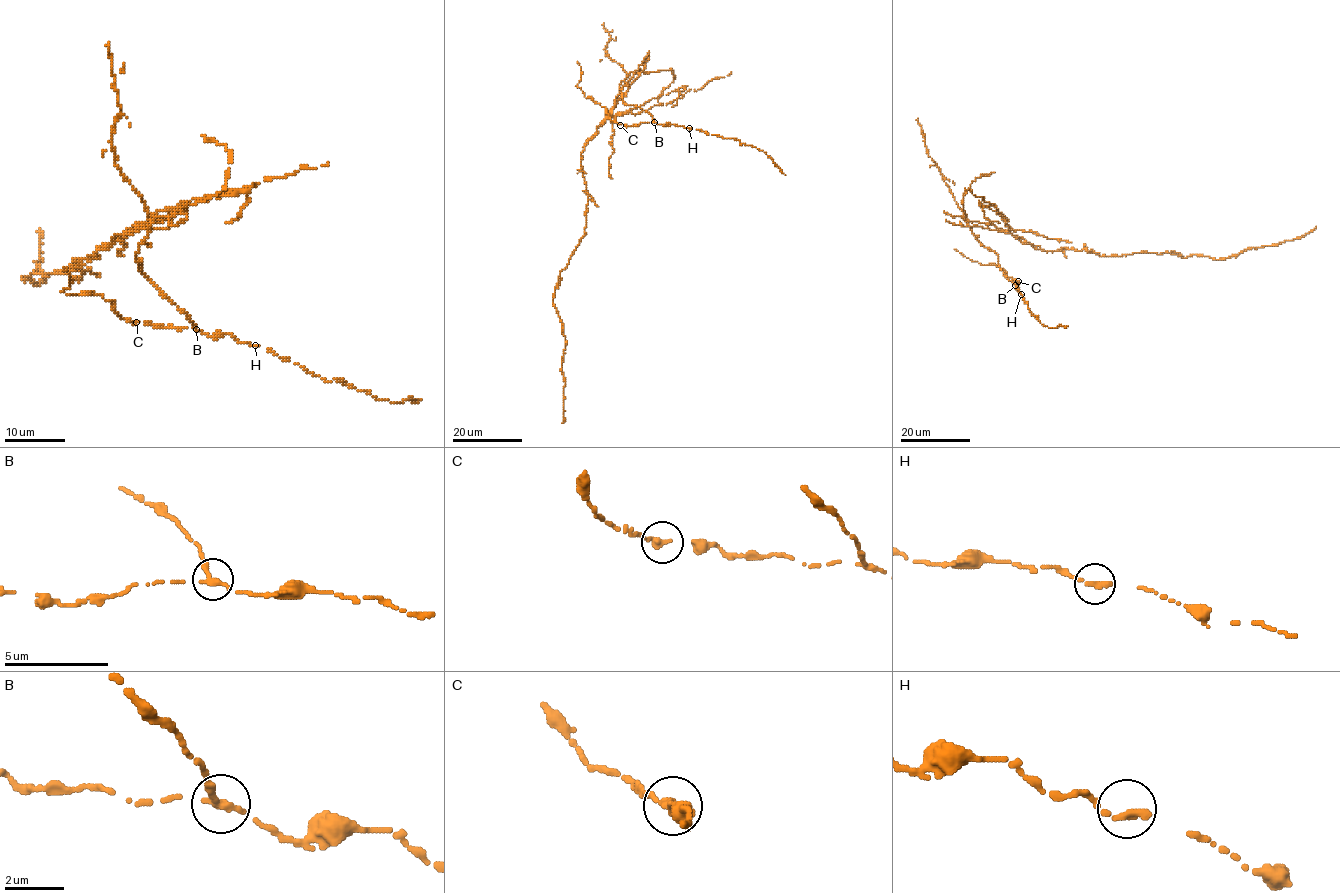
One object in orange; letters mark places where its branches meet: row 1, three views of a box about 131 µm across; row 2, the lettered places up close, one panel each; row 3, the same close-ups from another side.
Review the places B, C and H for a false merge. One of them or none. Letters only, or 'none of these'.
B

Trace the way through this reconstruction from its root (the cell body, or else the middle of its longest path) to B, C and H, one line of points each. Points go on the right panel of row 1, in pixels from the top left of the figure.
B: (1017, 237), (993, 224), (965, 220), (975, 237), (997, 254), (1000, 269), (1015, 285)
C: (1017, 237), (993, 224), (965, 220), (975, 237), (997, 254), (1003, 273), (1016, 285), (1018, 281)
H: (1017, 237), (993, 224), (965, 220), (975, 237), (997, 254), (1003, 273), (1021, 294)

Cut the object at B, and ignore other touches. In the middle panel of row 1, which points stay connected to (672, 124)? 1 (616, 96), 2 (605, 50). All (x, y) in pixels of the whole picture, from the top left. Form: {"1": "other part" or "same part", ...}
{"1": "other part", "2": "other part"}

